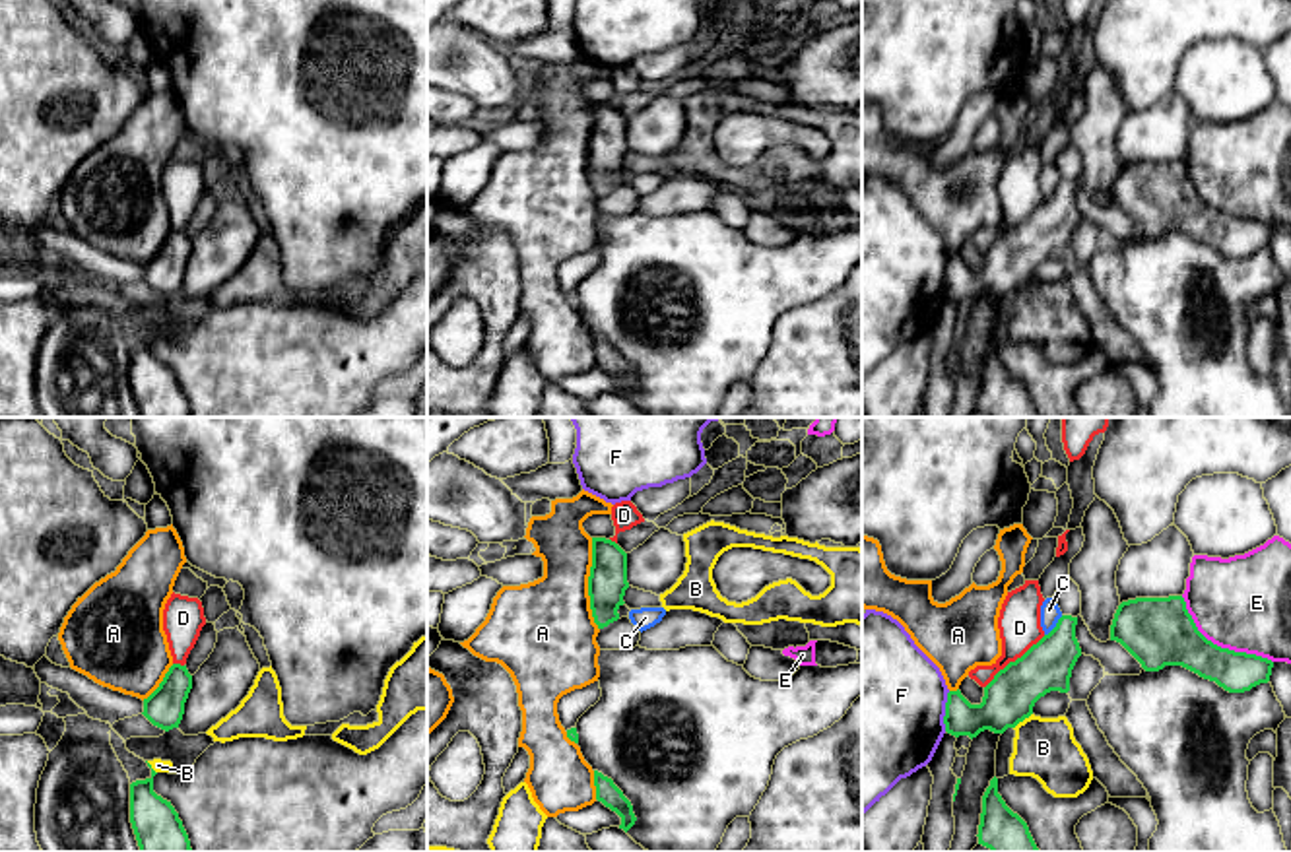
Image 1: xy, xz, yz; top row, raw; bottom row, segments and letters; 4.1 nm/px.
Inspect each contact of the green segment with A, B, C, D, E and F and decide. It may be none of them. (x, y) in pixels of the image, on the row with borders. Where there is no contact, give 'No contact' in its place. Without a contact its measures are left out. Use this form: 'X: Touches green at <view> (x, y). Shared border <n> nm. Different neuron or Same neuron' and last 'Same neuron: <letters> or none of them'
A: Touches green at xz (589, 585). Shared border 380 nm. Different neuron
B: Touches green at yz (1022, 720). Shared border 100 nm. Different neuron
C: Touches green at yz (1057, 625). Shared border 120 nm. Different neuron
D: Touches green at yz (1016, 660). Shared border 340 nm. Different neuron
E: Touches green at yz (1220, 647). Shared border 480 nm. Different neuron
F: Touches green at yz (946, 711). Shared border 170 nm. Different neuron
Same neuron: none of them

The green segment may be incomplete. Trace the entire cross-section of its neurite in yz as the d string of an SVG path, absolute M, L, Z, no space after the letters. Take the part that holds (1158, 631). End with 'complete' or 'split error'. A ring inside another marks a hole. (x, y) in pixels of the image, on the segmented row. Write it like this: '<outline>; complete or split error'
M1182 596L1122 602L1110 625L1110 640L1120 642L1145 672L1182 666L1229 693L1244 693L1268 683L1274 668L1268 658L1208 640Z; complete

